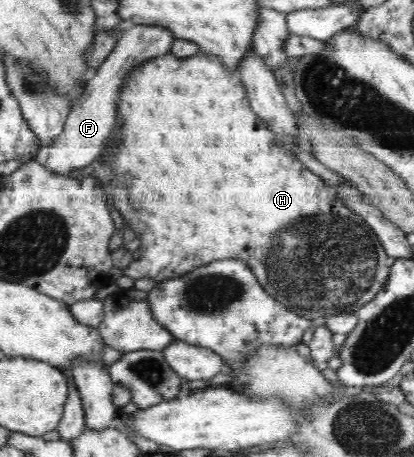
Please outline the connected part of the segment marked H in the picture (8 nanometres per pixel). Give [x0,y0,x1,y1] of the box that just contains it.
[75,53,396,321]

